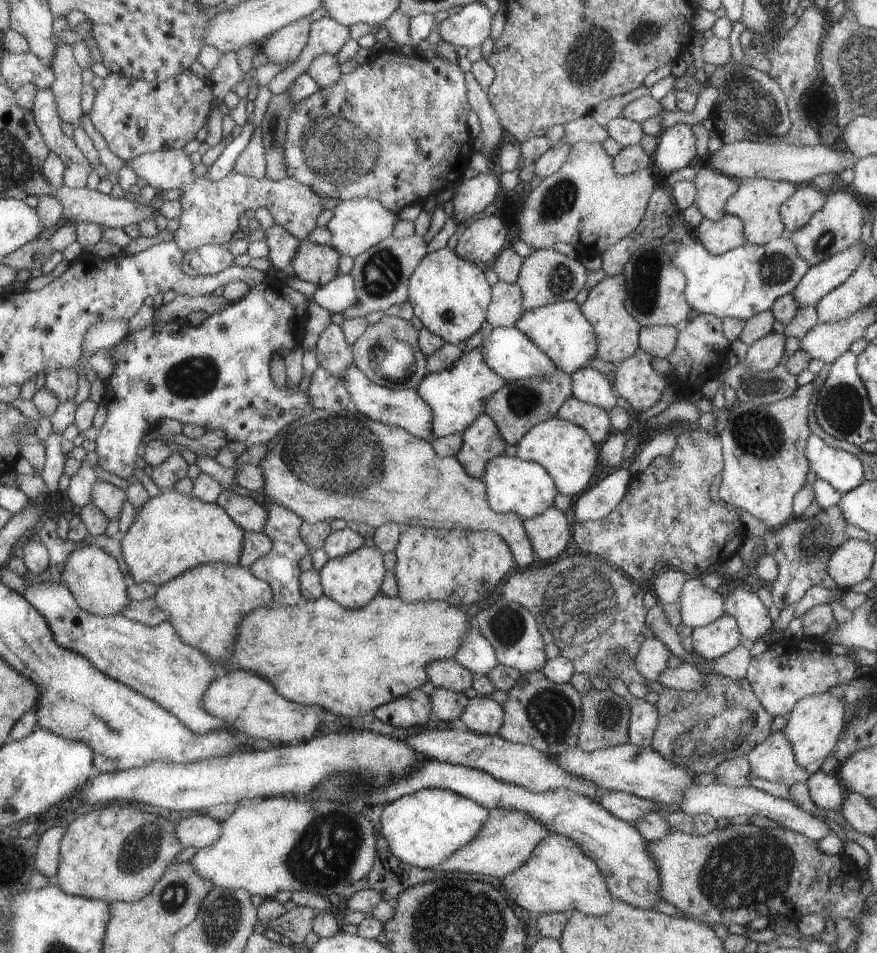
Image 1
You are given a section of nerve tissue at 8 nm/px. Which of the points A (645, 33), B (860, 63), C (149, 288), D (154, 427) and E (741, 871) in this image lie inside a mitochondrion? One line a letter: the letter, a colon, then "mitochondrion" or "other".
A: mitochondrion
B: mitochondrion
C: other
D: other
E: mitochondrion

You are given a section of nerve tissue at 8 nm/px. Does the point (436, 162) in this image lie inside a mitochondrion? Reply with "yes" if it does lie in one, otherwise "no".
no

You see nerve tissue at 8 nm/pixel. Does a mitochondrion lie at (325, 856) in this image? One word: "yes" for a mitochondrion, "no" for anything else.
yes

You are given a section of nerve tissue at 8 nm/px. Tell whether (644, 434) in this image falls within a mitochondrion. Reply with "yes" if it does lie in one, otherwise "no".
no

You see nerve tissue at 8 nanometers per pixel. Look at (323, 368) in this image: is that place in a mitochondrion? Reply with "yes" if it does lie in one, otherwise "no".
no

